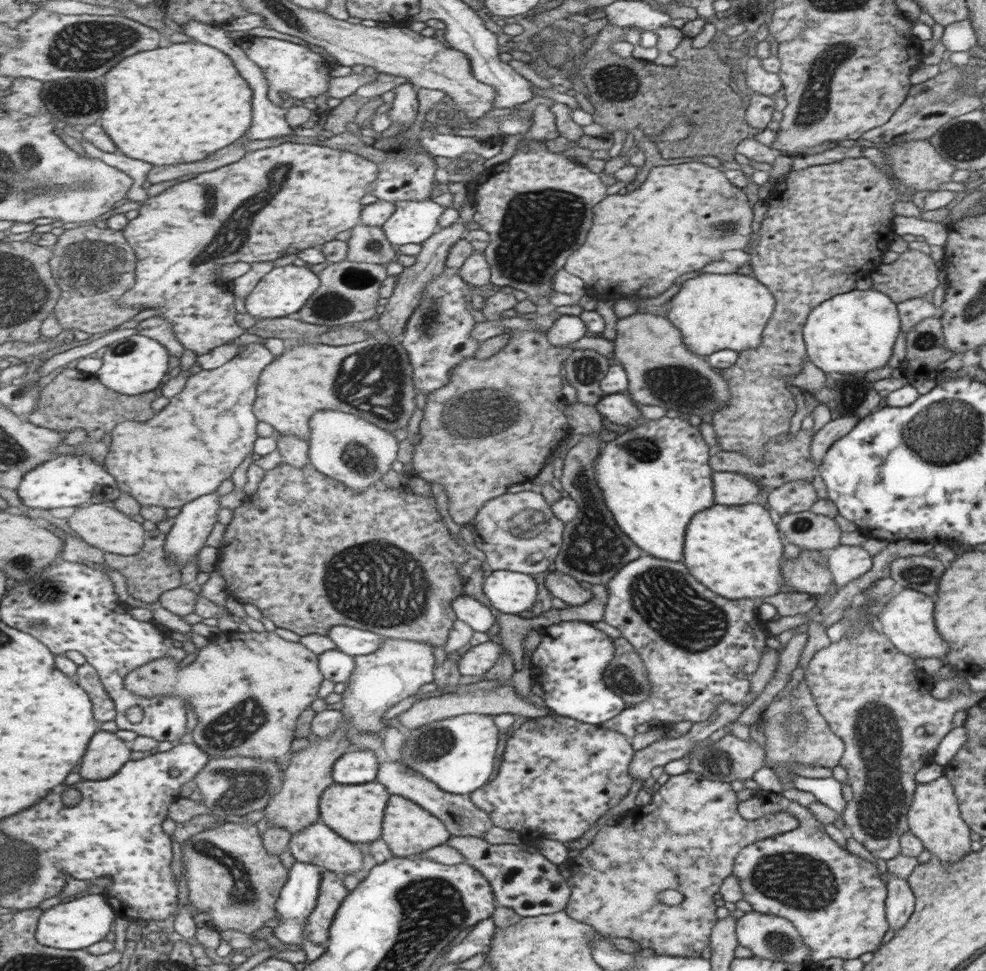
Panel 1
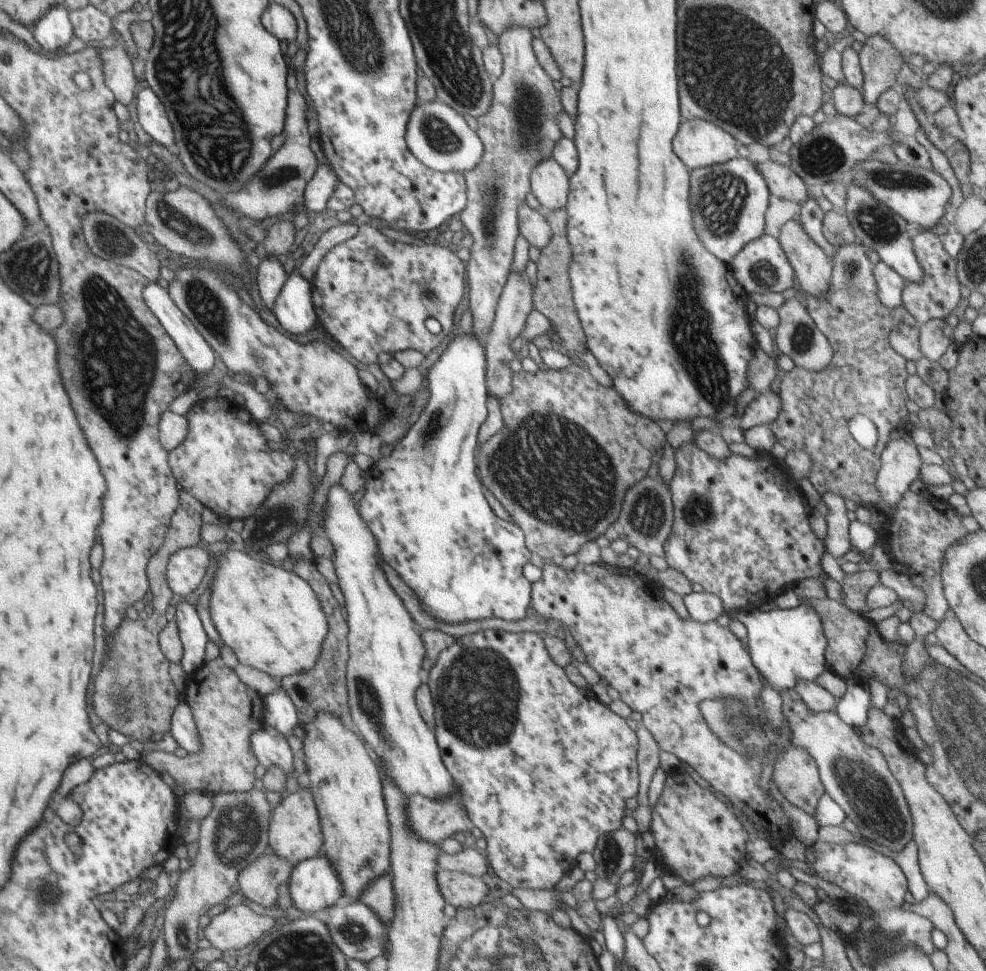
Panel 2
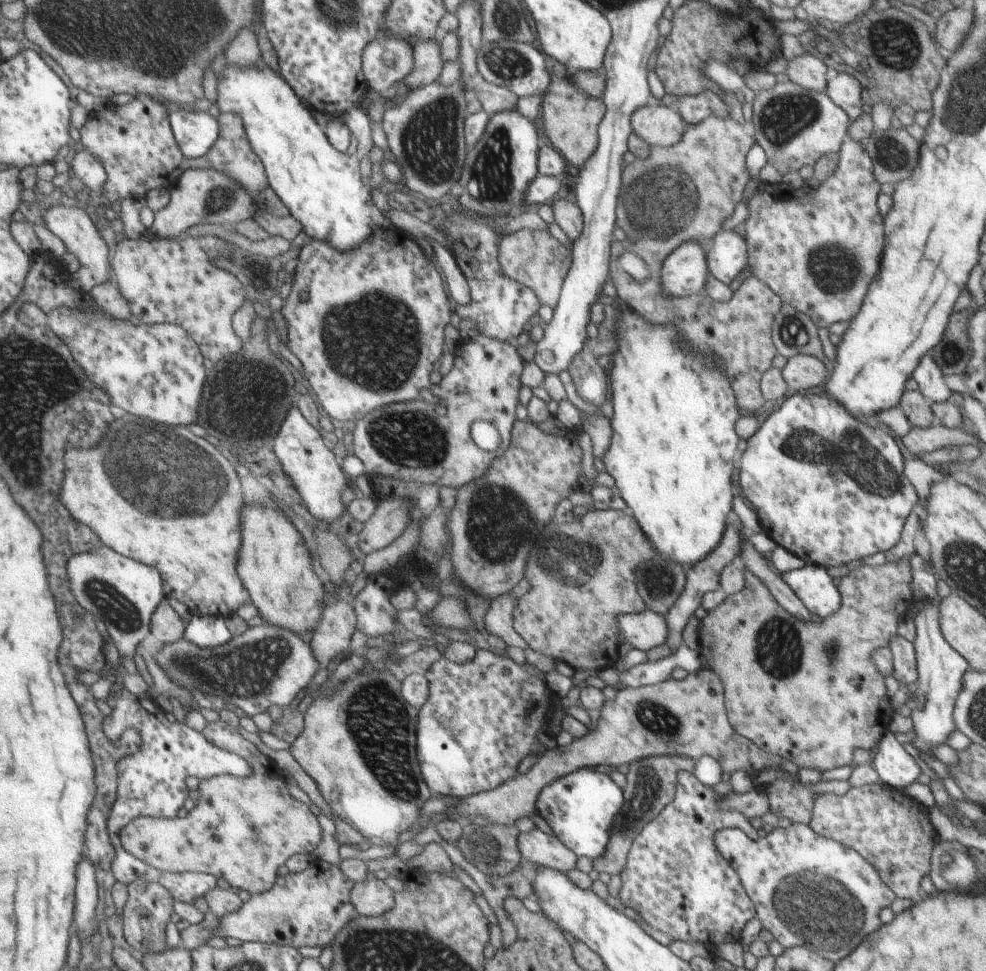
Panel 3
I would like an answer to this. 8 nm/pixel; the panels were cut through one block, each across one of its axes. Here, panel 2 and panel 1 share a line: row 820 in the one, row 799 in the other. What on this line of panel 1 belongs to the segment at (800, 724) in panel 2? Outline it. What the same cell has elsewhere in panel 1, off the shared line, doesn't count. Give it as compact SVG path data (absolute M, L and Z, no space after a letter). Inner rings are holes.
M869 618L860 620L859 629L852 635L841 637L837 642L830 642L827 646L820 648L816 653L813 653L811 660L805 668L805 679L809 686L812 697L816 701L816 706L819 708L820 714L828 721L828 726L835 734L839 735L845 743L844 756L838 762L841 768L846 772L846 778L850 784L853 796L849 802L844 805L844 810L841 813L841 820L844 828L848 831L848 835L853 838L857 843L865 847L873 857L881 858L881 860L889 861L890 858L896 857L900 852L900 838L908 832L908 809L912 806L913 793L915 792L916 782L914 781L914 774L923 766L932 763L932 757L935 756L936 746L940 744L949 732L951 732L951 716L957 710L957 700L933 700L929 696L929 690L934 682L931 682L931 676L927 678L923 670L919 672L913 666L913 660L909 655L903 656L897 652L896 647L892 643L883 640L883 660L881 660L881 636L879 632L873 634L872 622Z

